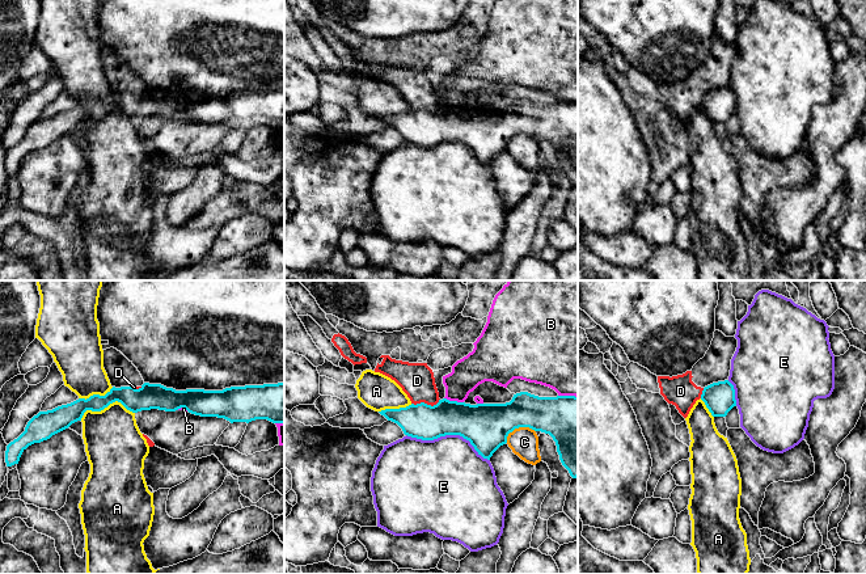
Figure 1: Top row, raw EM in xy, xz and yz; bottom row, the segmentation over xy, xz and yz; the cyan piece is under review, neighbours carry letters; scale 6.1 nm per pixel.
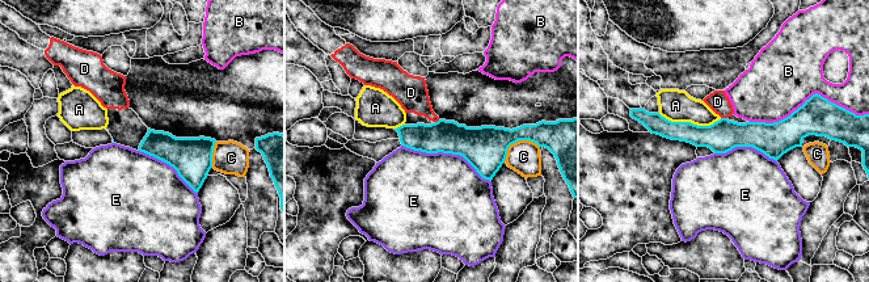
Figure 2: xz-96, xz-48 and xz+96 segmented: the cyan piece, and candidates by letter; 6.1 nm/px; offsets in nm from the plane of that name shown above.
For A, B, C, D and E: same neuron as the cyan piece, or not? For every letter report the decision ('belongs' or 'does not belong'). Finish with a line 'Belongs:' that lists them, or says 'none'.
A: does not belong
B: does not belong
C: does not belong
D: does not belong
E: does not belong
Belongs: none

